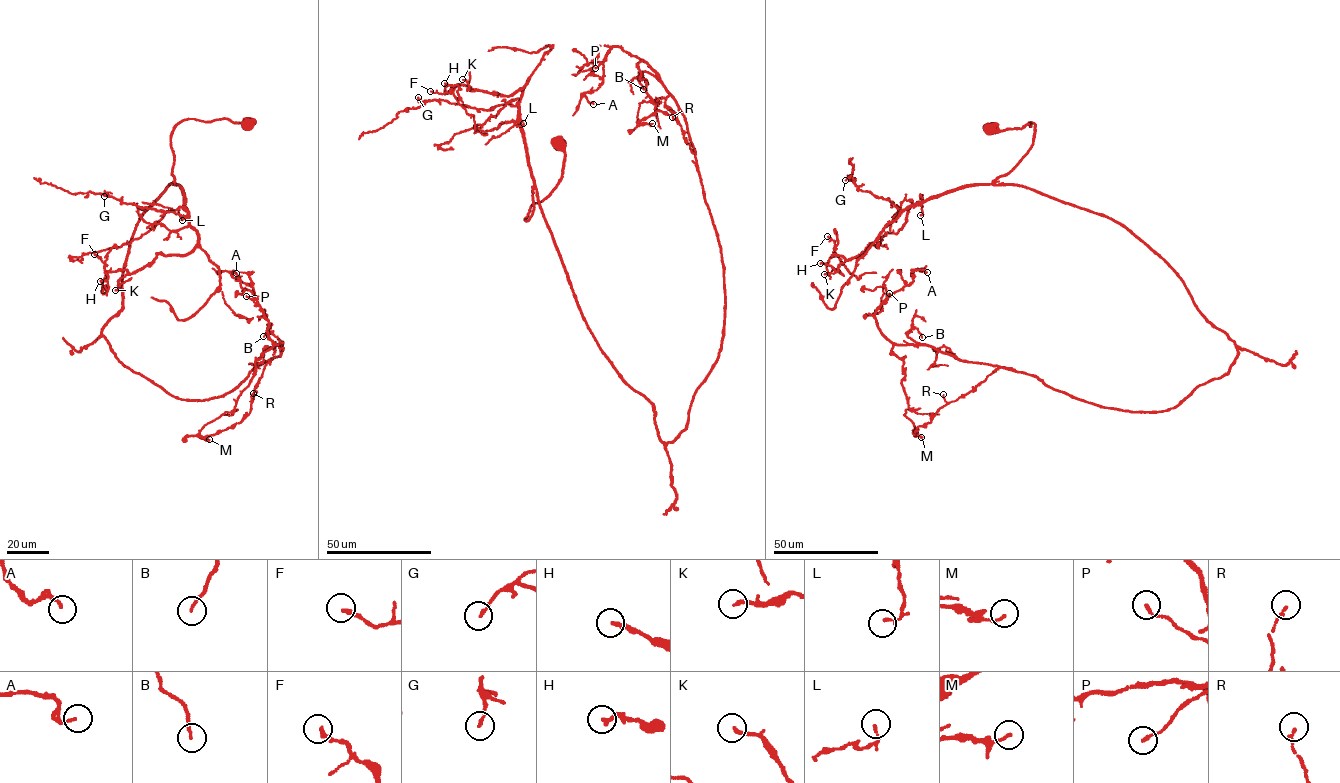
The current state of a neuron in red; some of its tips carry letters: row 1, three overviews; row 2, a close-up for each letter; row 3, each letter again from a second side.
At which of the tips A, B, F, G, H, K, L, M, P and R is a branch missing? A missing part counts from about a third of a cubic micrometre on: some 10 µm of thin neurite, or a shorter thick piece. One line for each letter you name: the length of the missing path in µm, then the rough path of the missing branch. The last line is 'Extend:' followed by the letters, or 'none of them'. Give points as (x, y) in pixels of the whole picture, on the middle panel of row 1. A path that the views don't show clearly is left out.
Extend: none of them

